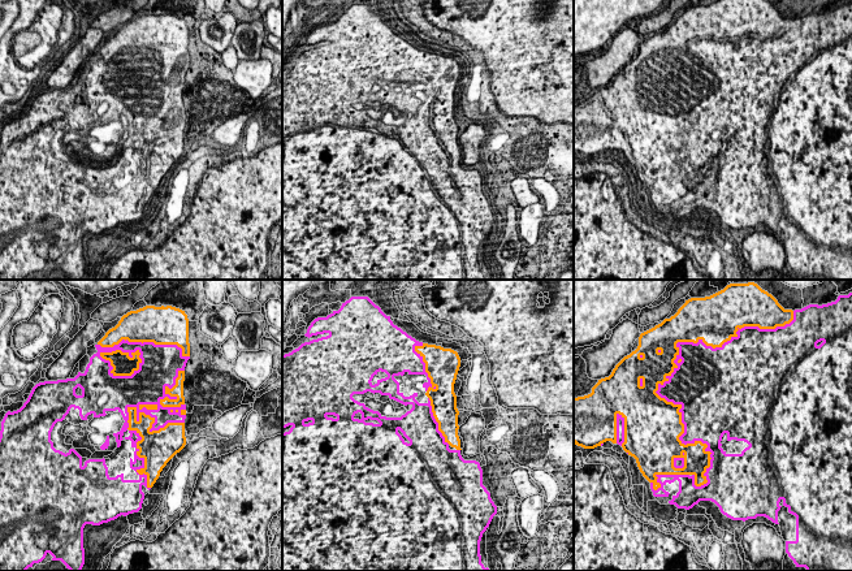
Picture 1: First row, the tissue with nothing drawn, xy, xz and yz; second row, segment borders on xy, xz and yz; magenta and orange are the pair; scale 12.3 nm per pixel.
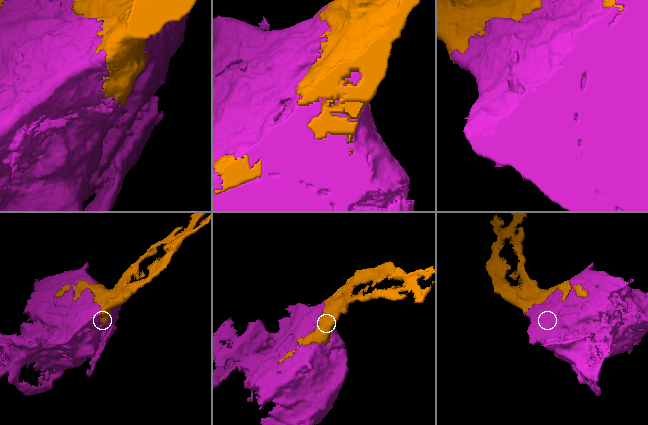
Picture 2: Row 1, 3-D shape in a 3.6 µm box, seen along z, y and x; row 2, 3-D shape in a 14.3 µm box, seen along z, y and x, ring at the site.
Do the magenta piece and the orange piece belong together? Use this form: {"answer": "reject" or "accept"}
{"answer": "accept"}

